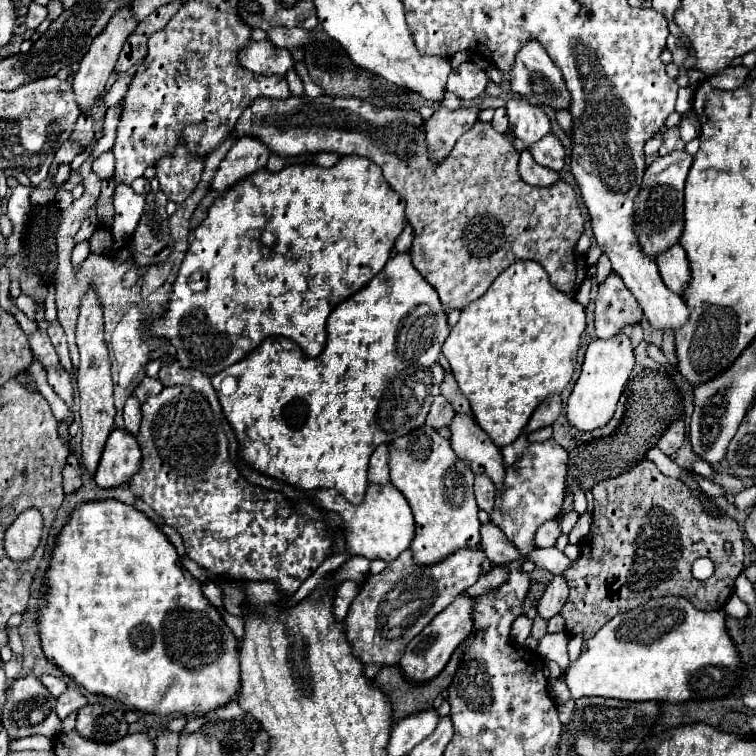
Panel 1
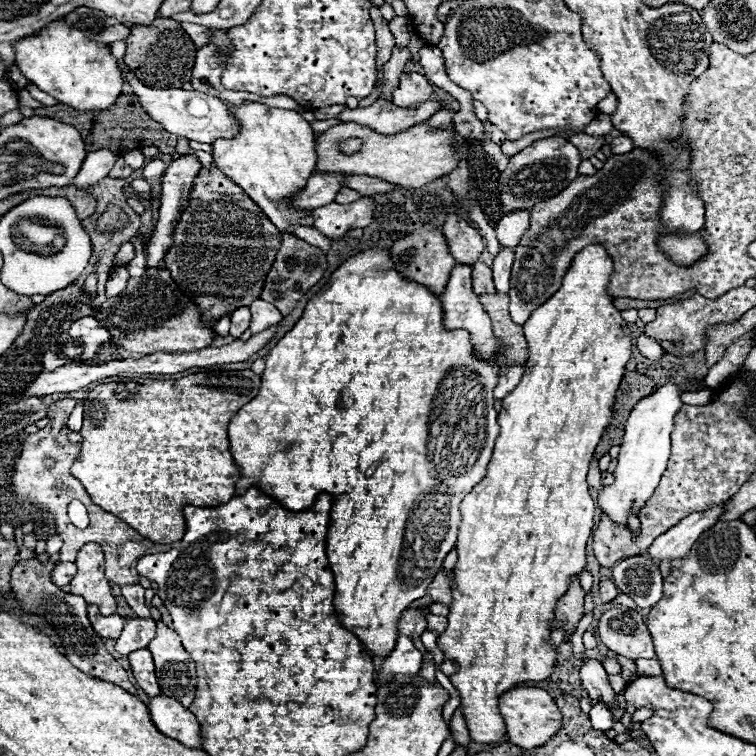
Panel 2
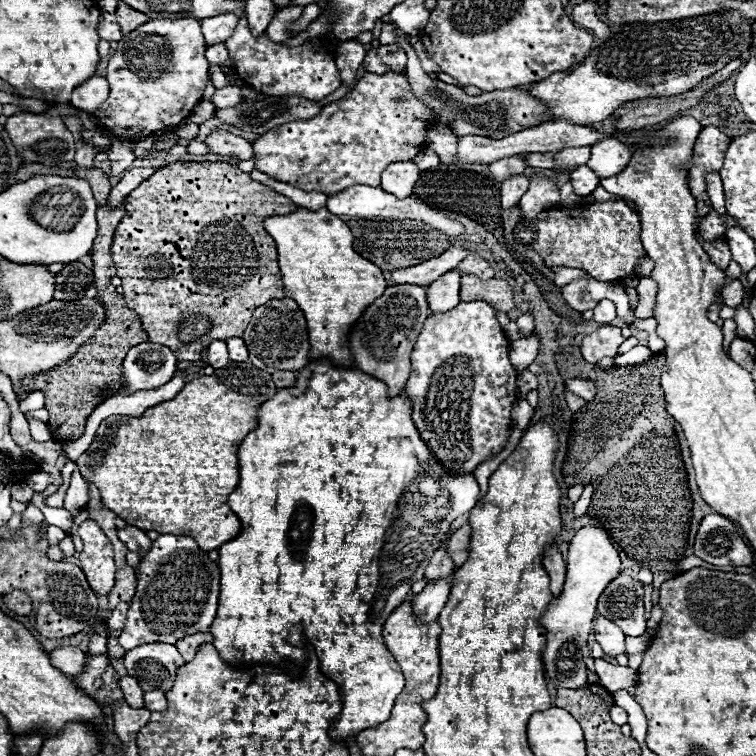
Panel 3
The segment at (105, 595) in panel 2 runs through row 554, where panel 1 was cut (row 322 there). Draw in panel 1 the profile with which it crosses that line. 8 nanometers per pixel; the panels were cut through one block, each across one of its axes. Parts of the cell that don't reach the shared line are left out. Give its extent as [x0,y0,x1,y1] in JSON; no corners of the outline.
[76,288,114,474]

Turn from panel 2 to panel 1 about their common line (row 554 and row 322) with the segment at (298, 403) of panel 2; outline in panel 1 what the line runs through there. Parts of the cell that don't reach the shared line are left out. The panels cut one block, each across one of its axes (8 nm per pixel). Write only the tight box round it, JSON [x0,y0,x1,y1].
[212,252,450,504]

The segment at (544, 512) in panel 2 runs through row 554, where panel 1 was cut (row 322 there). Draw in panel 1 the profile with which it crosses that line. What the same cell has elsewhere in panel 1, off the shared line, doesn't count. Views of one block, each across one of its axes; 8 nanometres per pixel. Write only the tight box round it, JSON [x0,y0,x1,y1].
[442,260,584,448]

